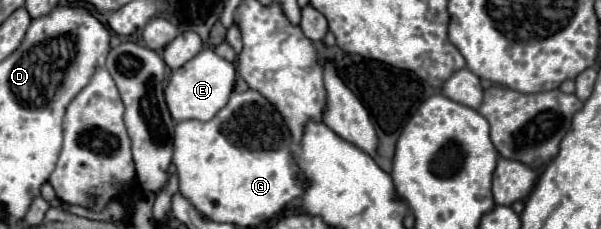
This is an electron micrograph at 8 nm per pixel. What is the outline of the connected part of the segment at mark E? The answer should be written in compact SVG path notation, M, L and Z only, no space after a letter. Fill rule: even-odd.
M204 48L198 56L186 62L182 68L172 72L170 82L164 90L166 104L176 122L180 120L212 120L218 110L222 110L230 98L236 82L236 66L220 58L212 48Z

